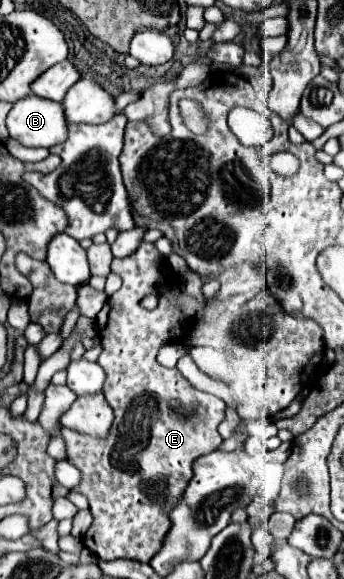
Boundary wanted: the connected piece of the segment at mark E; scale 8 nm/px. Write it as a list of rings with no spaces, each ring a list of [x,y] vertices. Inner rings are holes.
[[[144,241],[136,253],[124,259],[114,259],[112,273],[122,279],[122,287],[108,297],[106,305],[96,315],[96,327],[102,341],[98,365],[106,371],[106,383],[102,391],[108,399],[108,405],[114,409],[114,423],[104,441],[84,437],[72,429],[62,429],[62,439],[66,443],[66,459],[82,473],[82,479],[74,491],[88,499],[90,513],[94,517],[90,529],[86,531],[84,545],[102,561],[132,559],[148,563],[164,543],[164,537],[170,529],[170,511],[180,503],[184,489],[192,479],[192,463],[200,455],[212,453],[222,445],[218,425],[224,419],[224,401],[194,389],[178,369],[166,369],[156,361],[161,346],[187,335],[192,326],[176,301],[180,281],[174,277],[166,257],[160,255],[156,245]],[[146,295],[156,295],[160,299],[154,311],[140,307],[140,299]],[[178,409],[182,409],[184,415],[180,415]]]

